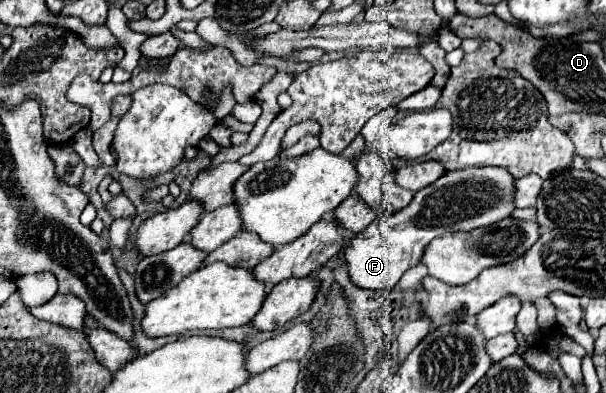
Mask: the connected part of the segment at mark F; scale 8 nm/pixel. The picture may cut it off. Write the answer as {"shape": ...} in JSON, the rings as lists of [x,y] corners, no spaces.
{"shape":[[[486,166],[446,172],[432,186],[416,192],[414,200],[406,208],[374,220],[366,230],[350,240],[344,250],[348,276],[358,288],[392,290],[402,274],[420,262],[424,248],[434,238],[456,230],[474,230],[500,222],[514,210],[512,200],[514,178],[508,170]]]}

